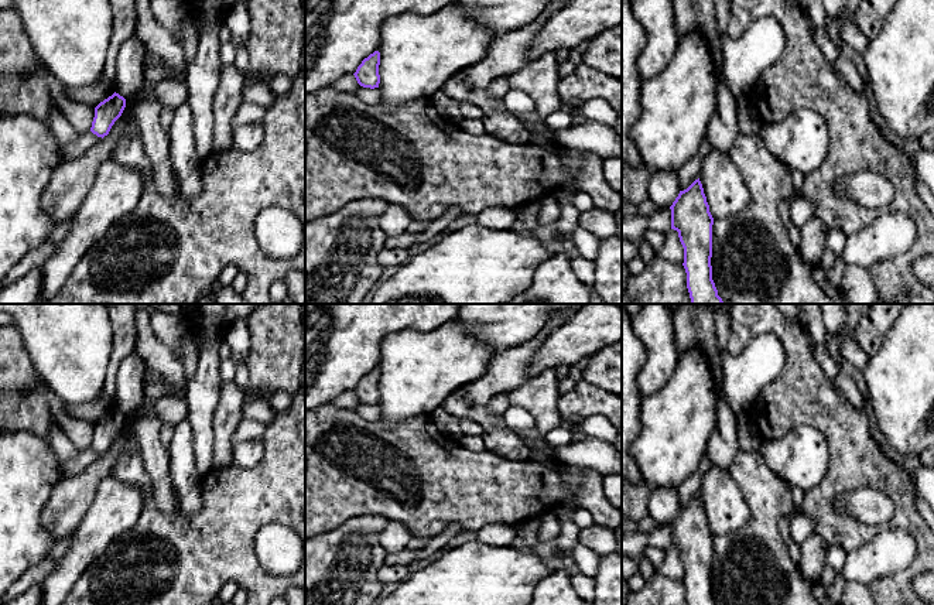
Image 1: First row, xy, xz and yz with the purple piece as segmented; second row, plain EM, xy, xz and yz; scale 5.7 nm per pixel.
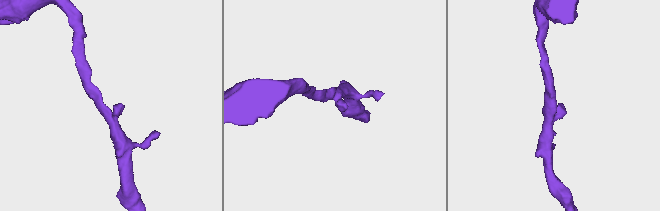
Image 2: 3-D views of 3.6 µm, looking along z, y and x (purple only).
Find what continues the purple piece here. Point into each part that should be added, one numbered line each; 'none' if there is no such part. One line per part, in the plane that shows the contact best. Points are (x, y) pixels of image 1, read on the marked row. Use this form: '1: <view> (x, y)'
none

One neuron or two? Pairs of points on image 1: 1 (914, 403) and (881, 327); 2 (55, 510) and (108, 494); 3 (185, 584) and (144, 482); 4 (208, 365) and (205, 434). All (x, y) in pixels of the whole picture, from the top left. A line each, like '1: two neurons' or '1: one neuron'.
1: two neurons
2: two neurons
3: one neuron
4: one neuron

